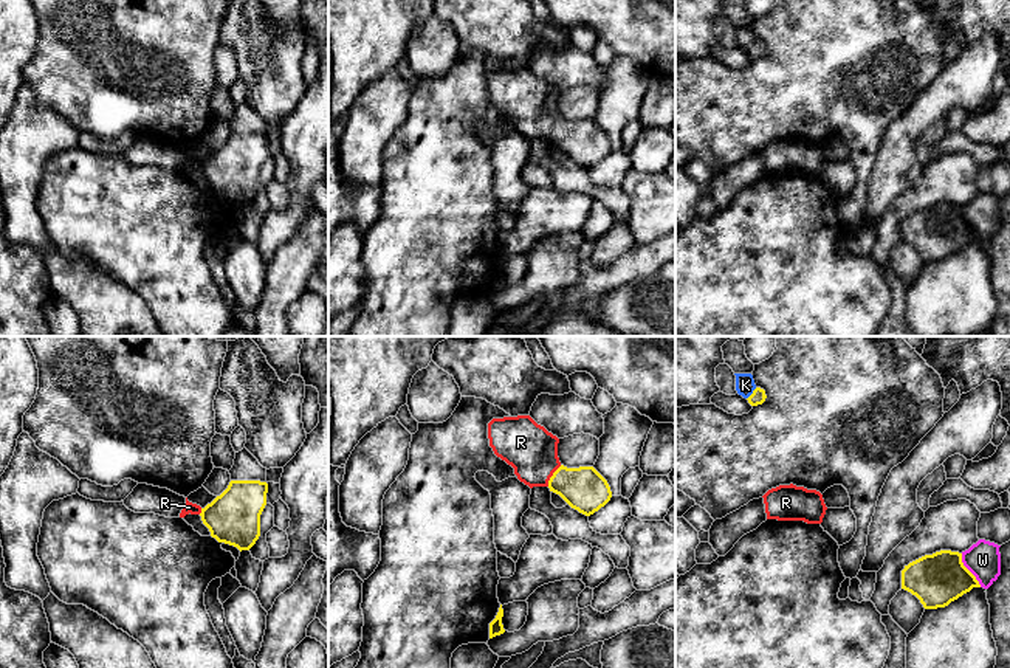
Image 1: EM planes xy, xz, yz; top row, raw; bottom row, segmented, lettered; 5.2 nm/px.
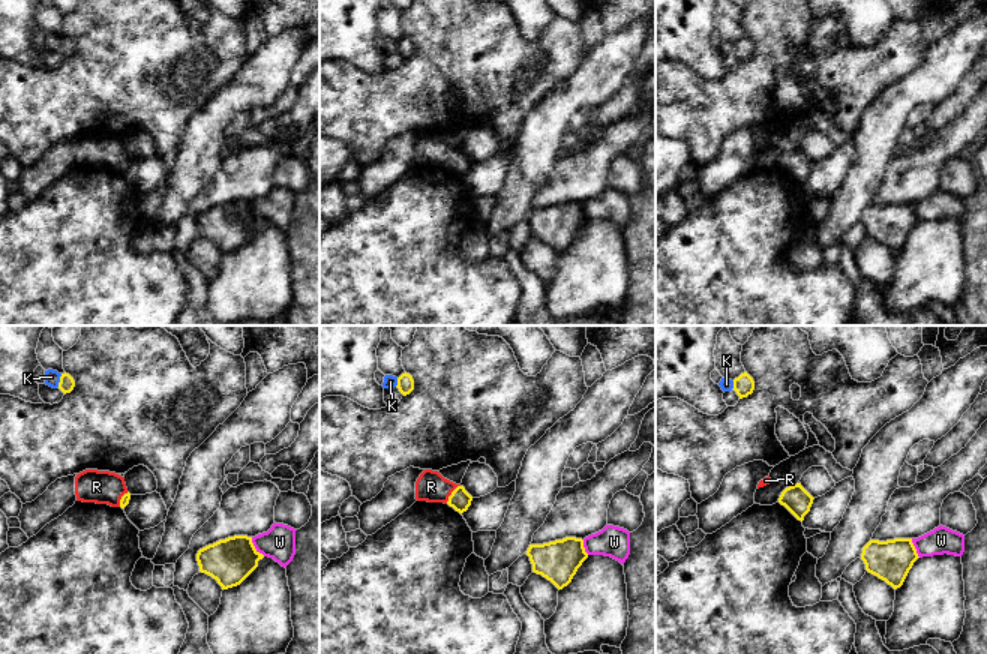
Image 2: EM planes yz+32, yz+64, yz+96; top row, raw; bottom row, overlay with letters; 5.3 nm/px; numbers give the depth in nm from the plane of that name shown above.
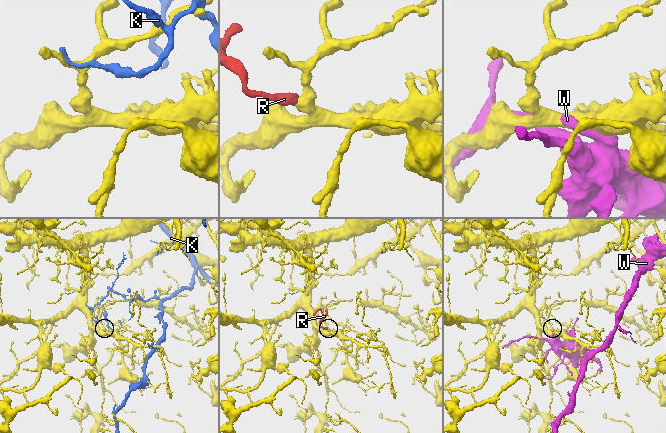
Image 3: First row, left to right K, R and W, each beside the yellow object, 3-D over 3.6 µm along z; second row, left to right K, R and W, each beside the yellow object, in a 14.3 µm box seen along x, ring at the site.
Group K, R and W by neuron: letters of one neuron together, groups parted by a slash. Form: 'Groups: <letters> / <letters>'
Groups: K / R / W

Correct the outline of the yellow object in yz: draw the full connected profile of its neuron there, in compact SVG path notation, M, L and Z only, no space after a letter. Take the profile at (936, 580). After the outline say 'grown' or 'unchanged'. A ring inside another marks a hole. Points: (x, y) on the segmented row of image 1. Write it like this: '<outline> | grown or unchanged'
M940 550L933 555L925 555L902 570L902 589L916 595L925 609L945 608L973 587L981 587L976 577L964 566L962 553Z | unchanged

